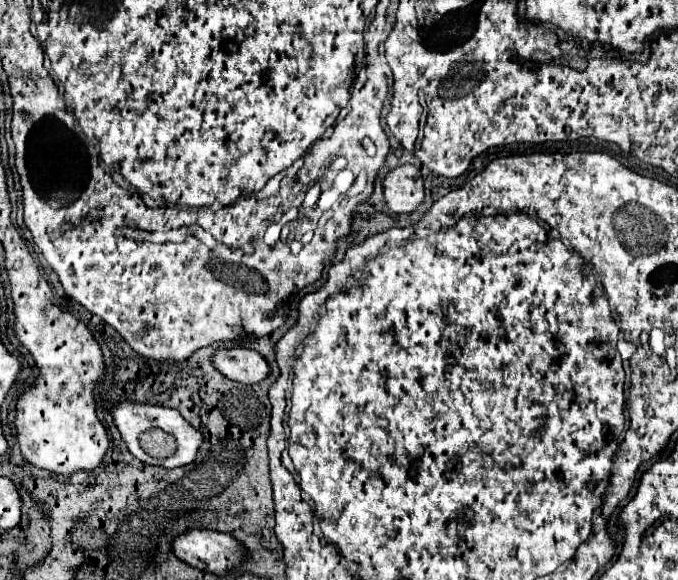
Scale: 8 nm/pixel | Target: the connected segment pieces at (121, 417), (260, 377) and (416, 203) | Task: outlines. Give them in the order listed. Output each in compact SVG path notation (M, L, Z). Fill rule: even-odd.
M117 403L111 411L117 429L121 431L123 441L127 443L133 457L147 465L161 465L167 469L189 465L197 459L197 451L205 441L205 433L193 425L189 425L177 409L149 405L149 403Z
M221 349L215 353L213 361L225 377L243 385L257 385L265 381L271 373L267 359L255 349Z
M401 165L393 169L385 181L385 201L395 213L413 213L421 207L425 197L423 177L415 165Z

